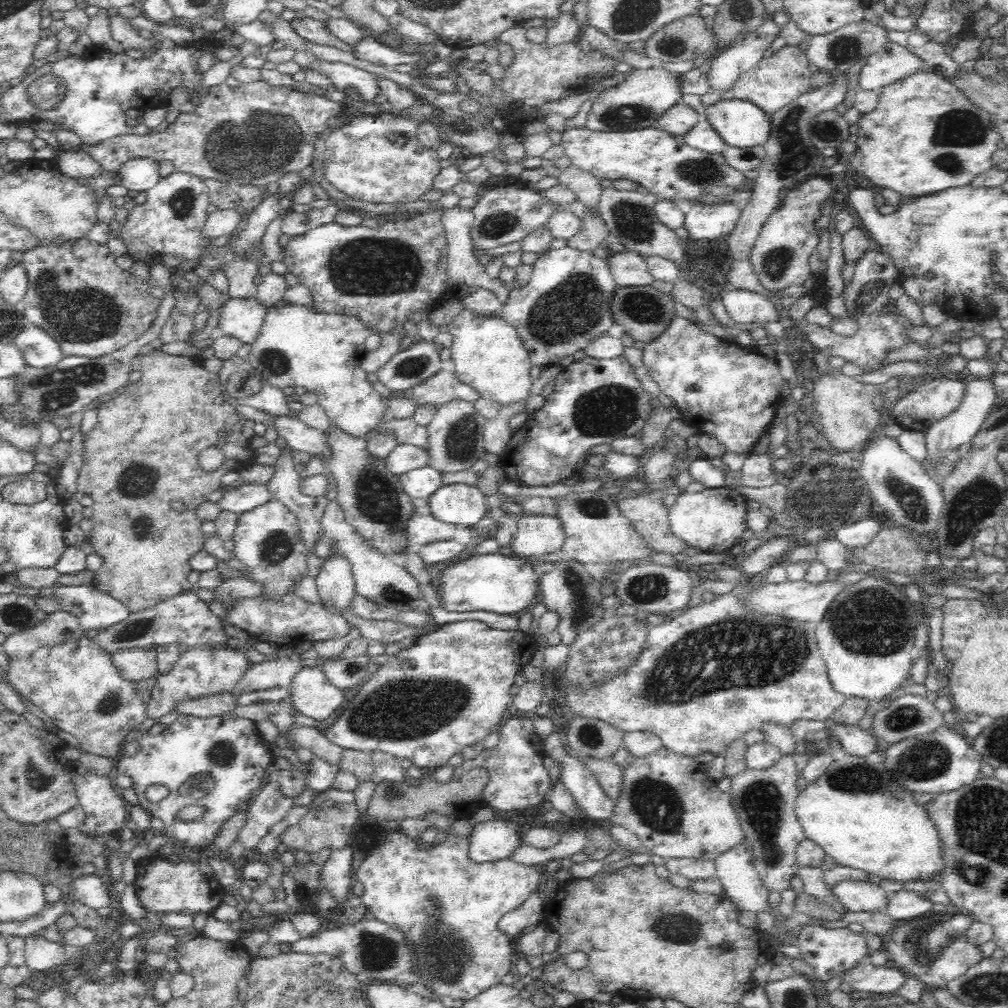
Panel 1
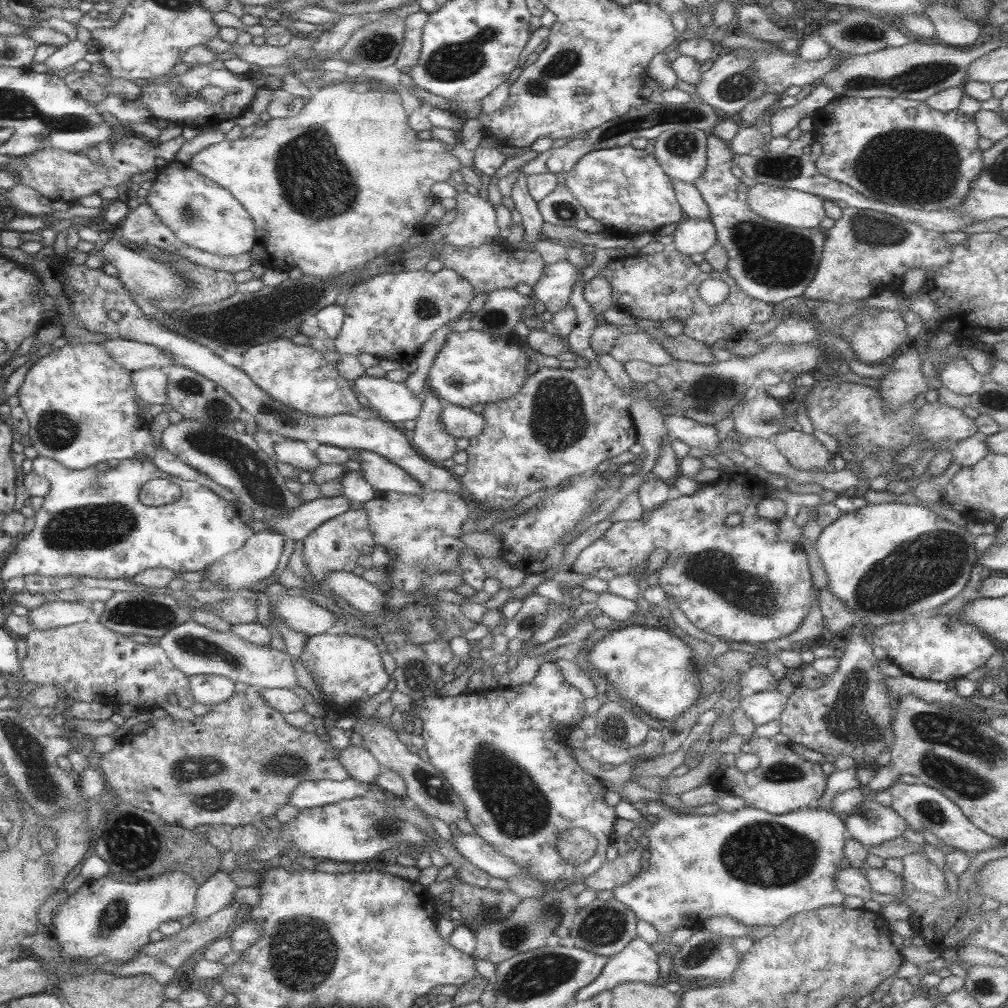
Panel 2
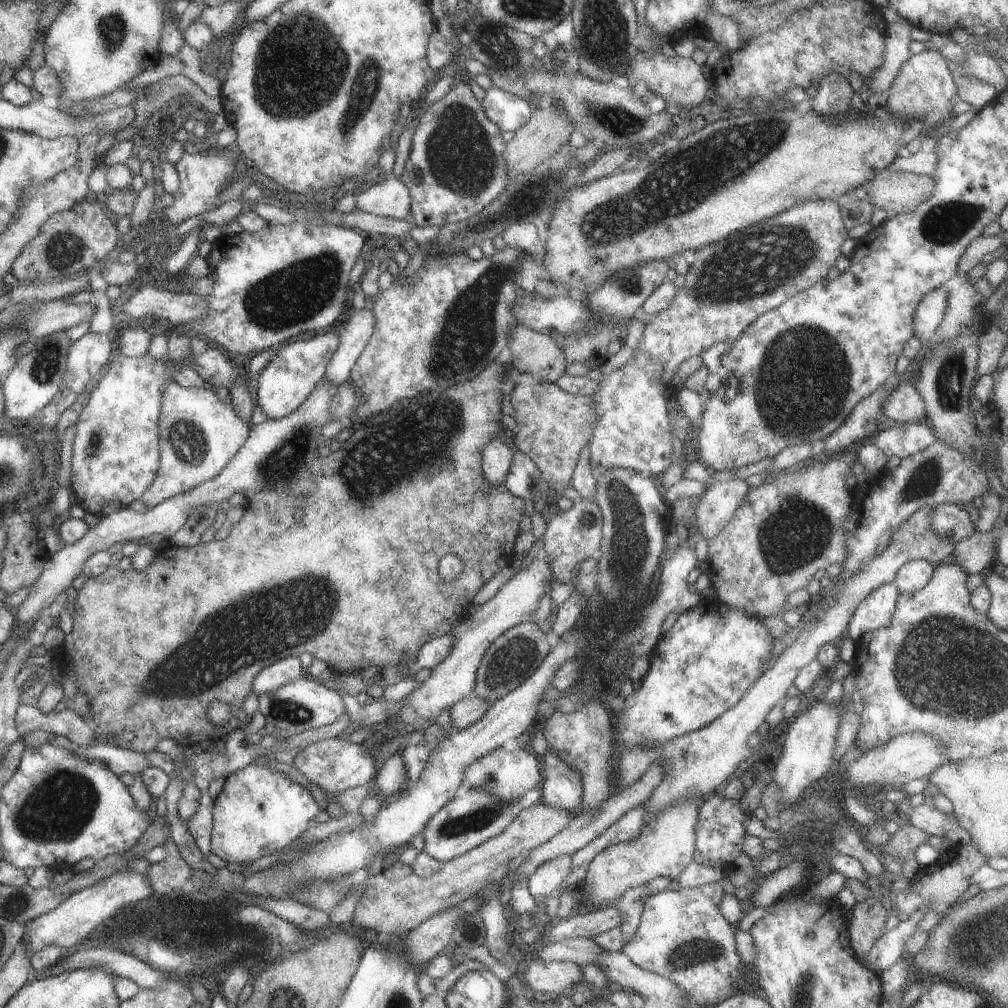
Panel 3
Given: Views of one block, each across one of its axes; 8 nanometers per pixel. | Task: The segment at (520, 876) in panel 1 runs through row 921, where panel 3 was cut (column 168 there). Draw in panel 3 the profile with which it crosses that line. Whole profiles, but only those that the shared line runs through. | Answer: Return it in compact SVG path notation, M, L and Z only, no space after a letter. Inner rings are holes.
M169 378L161 388L159 406L159 468L153 482L139 496L147 510L213 480L239 452L249 436L249 426L235 414L231 402L219 400L211 388L179 386Z

